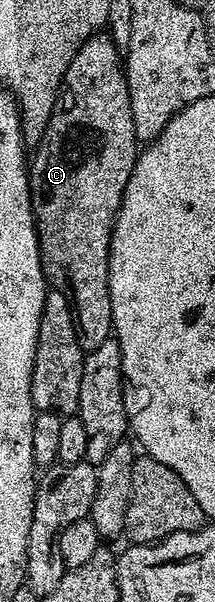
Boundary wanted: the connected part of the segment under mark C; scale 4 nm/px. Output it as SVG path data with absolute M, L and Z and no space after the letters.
M93 34L76 51L64 81L60 83L50 122L46 122L46 130L33 152L36 153L30 156L28 185L32 191L32 213L36 219L40 269L44 271L45 281L72 303L80 348L87 354L94 350L94 346L102 346L102 342L113 335L108 277L112 227L138 155L128 77L122 67L121 49L117 48L111 36Z

